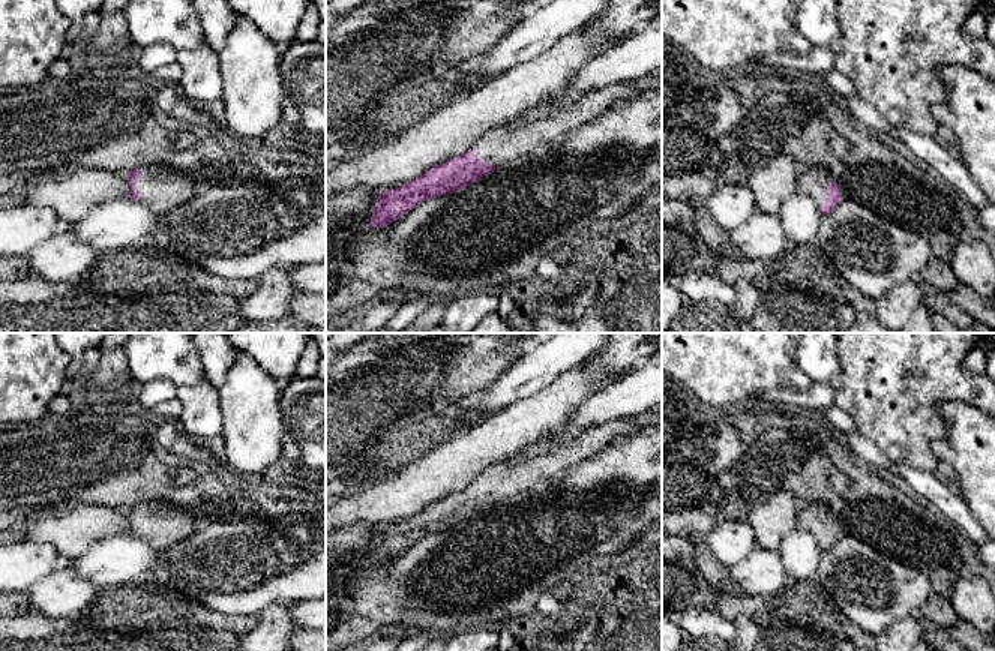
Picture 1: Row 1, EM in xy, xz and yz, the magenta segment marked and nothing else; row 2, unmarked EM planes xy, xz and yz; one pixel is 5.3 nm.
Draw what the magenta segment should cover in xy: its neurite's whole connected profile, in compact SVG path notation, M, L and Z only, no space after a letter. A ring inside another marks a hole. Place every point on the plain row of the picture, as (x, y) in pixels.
M167 500L143 502L128 508L129 532L149 538L159 550L186 538L198 525L188 507L179 507Z

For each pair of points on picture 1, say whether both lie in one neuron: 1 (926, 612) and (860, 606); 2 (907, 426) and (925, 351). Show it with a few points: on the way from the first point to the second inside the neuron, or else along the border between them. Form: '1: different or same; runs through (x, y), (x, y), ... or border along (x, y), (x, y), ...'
1: different; border along (932, 590), (917, 615)
2: same; runs through (907, 408), (907, 399), (928, 378), (926, 369)

